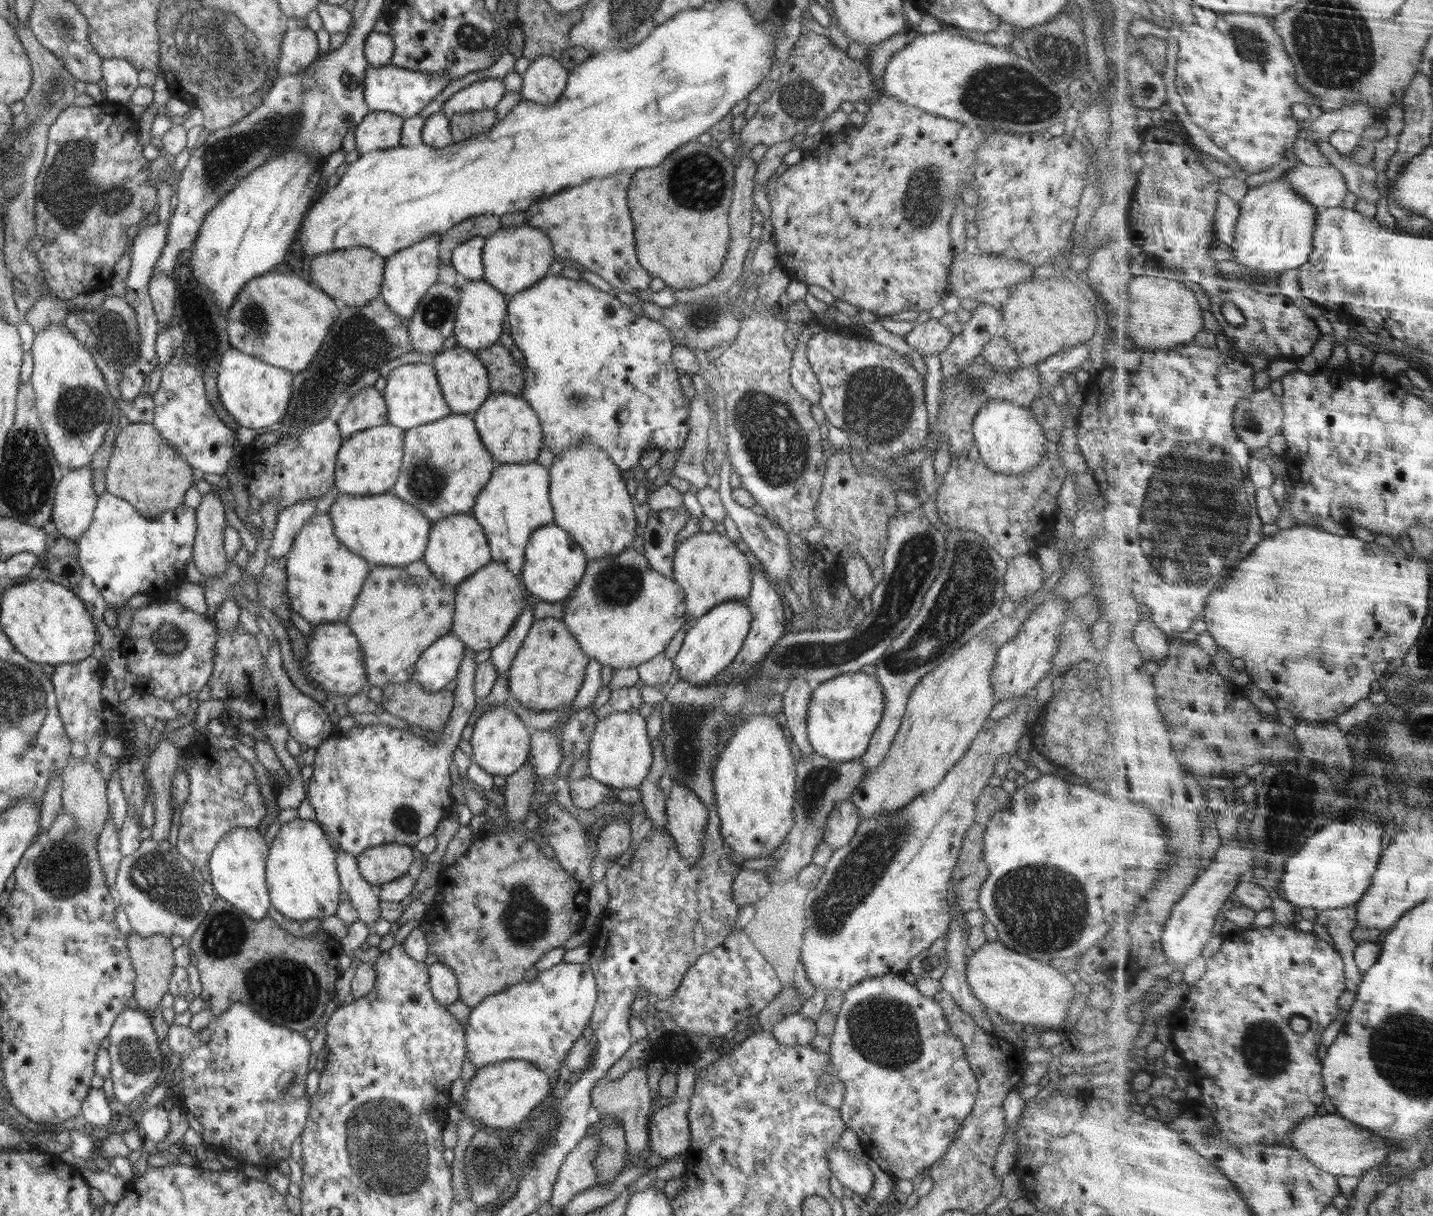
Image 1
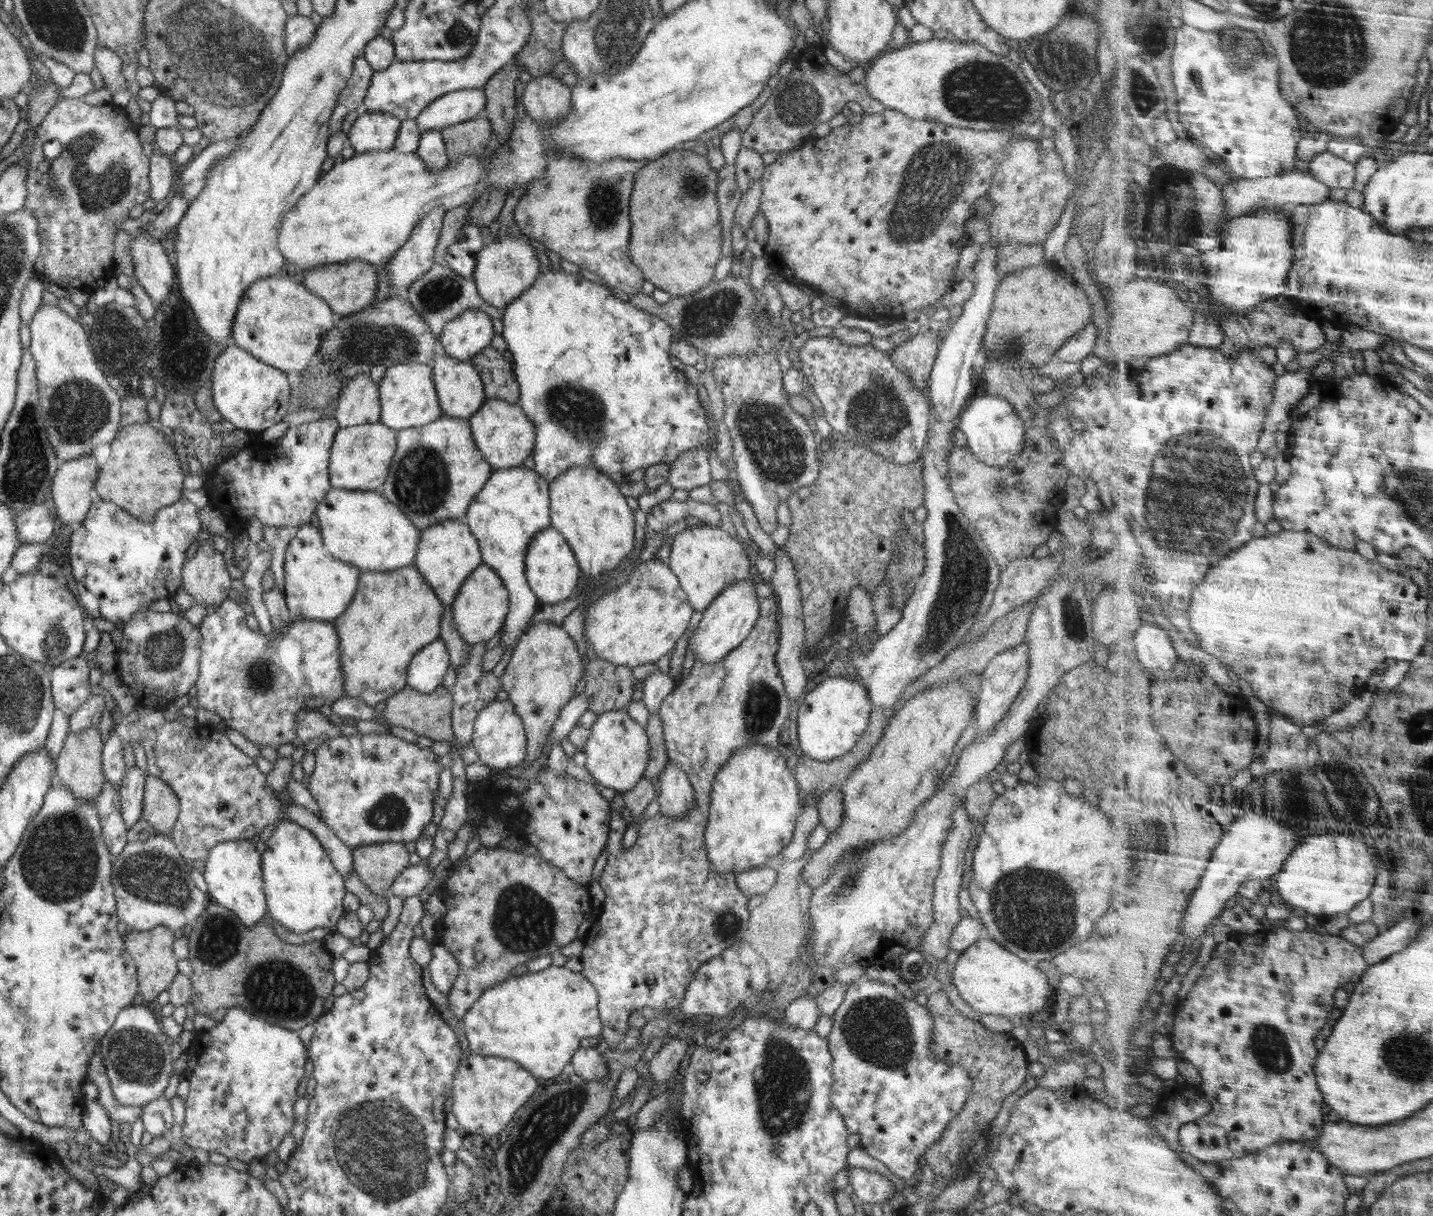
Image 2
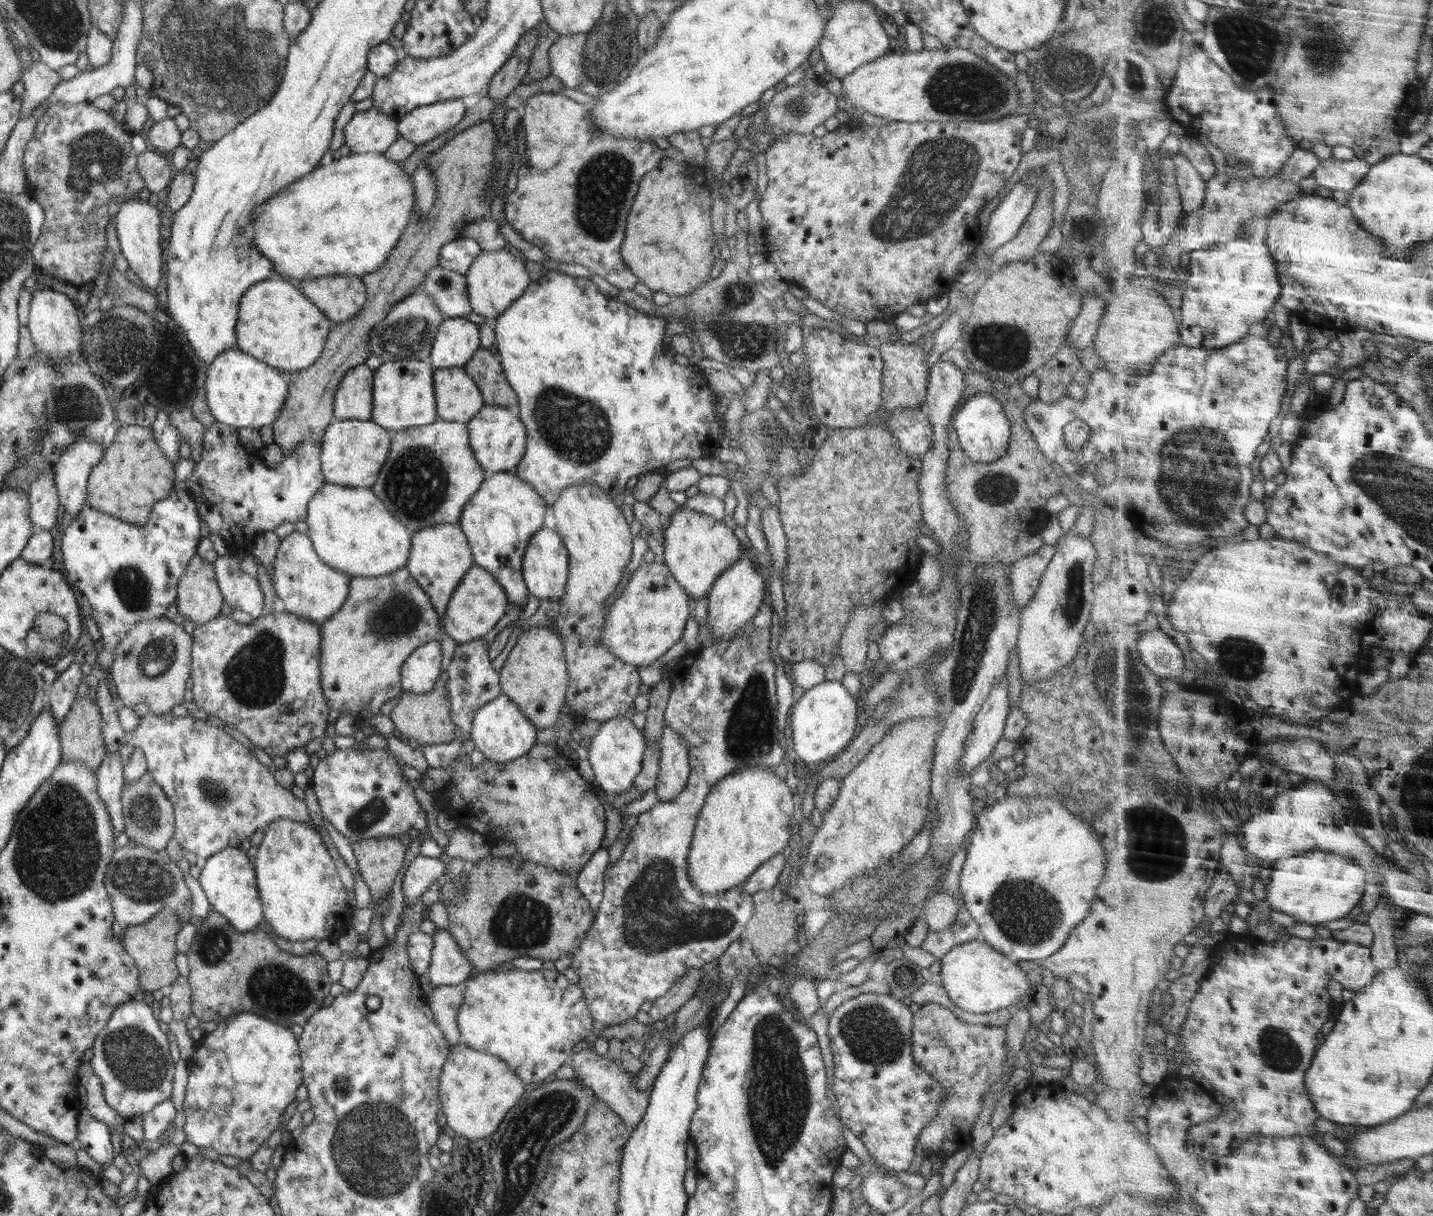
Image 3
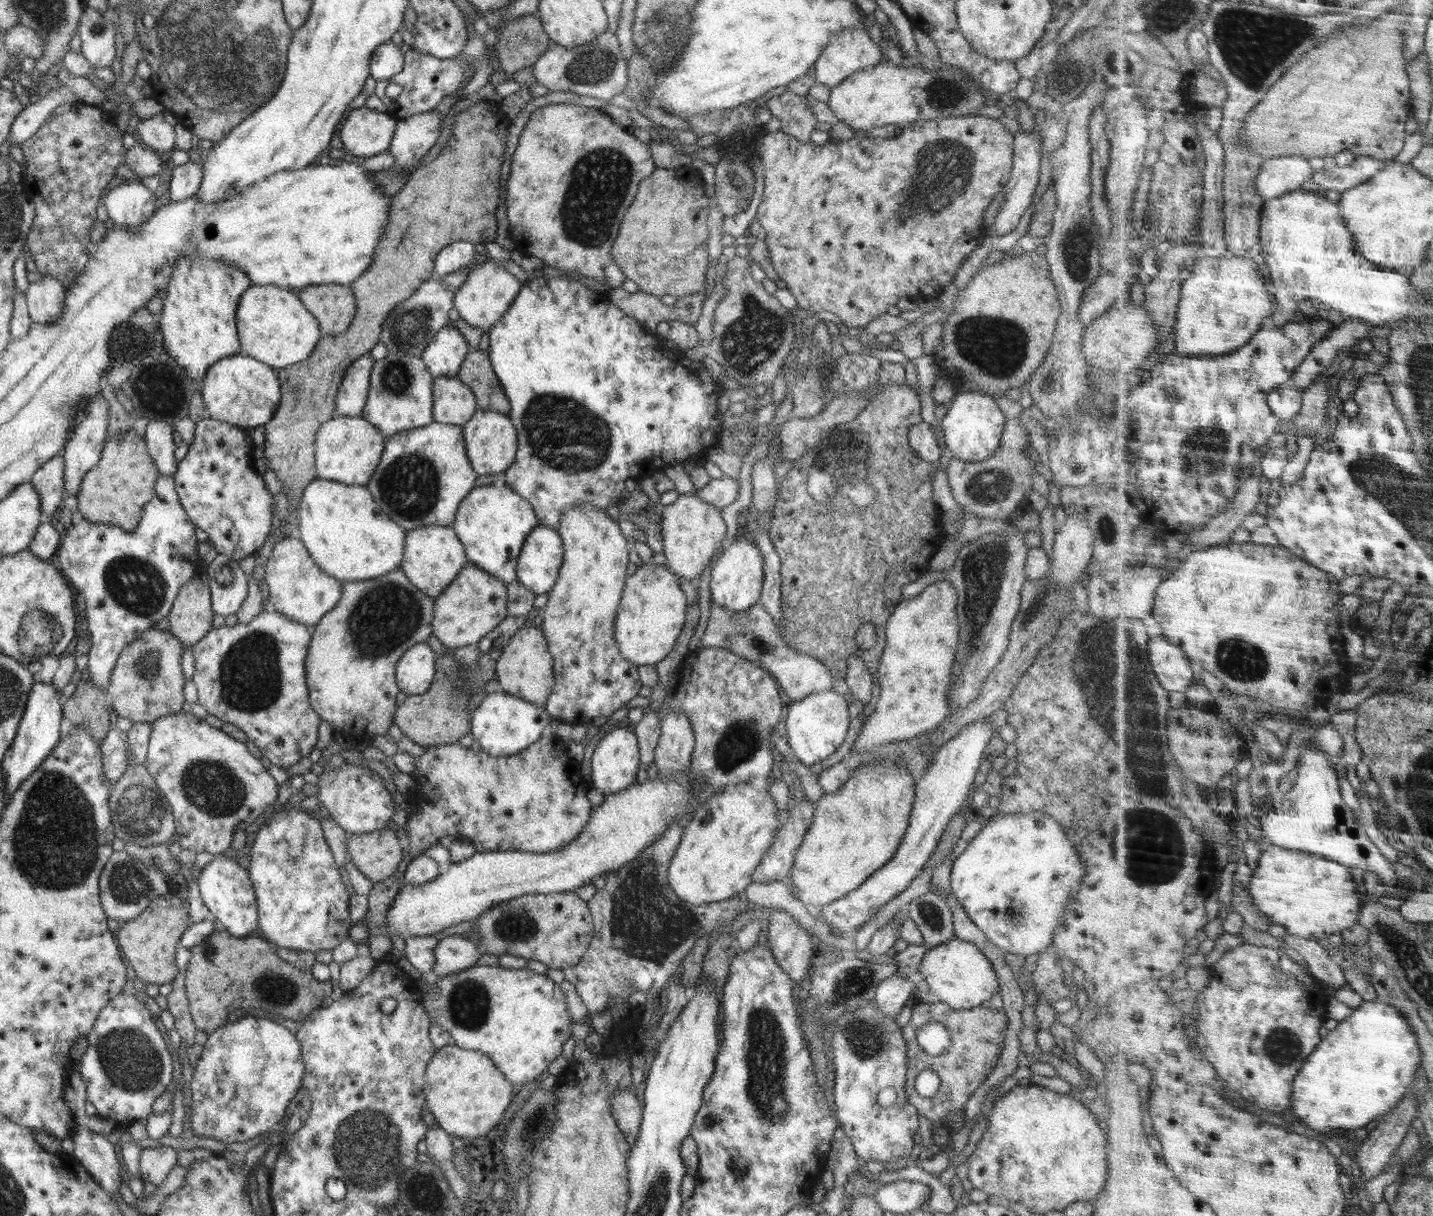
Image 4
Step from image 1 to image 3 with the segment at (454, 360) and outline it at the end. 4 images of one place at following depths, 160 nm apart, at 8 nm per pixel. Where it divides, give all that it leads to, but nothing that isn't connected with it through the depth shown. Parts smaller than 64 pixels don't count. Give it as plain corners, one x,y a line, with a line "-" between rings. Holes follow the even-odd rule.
462,367
436,368
433,379
439,419
468,423
485,405
477,384

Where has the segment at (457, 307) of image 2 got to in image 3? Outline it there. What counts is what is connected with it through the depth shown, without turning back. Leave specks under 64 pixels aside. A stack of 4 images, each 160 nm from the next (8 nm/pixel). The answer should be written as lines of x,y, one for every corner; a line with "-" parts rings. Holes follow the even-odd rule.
440,264
428,271
419,291
432,298
445,319
465,317
474,312
468,301
467,278
458,272
440,268

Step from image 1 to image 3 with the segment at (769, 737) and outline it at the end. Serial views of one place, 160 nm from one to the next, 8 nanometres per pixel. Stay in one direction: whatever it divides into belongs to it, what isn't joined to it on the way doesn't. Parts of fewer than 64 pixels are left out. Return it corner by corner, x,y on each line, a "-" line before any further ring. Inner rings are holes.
748,767
726,774
709,792
694,827
694,840
687,857
687,875
693,886
710,896
740,887
763,862
783,853
799,822
799,794
788,787
788,782
775,776
773,768

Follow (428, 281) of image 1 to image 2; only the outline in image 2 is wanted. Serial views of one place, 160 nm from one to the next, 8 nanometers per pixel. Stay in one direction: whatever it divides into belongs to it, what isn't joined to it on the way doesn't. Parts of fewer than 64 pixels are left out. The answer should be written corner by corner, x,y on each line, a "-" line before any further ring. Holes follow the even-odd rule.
434,207
430,209
426,215
422,216
421,221
415,224
411,230
408,240
395,252
393,257
387,262
385,268
387,270
389,281
391,282
390,290
392,297
405,298
406,292
410,285
429,268
432,268
436,262
435,248
443,227
443,218
445,212
442,207

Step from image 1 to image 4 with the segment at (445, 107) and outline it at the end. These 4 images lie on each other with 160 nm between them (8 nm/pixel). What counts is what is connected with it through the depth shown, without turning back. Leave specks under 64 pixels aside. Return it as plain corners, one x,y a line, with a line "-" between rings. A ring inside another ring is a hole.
433,109
411,116
404,120
397,121
397,125
389,146
389,151
395,158
394,167
398,172
401,170
414,170
419,162
428,154
428,151
436,144
443,126
448,122
445,116
443,119
440,113
434,113

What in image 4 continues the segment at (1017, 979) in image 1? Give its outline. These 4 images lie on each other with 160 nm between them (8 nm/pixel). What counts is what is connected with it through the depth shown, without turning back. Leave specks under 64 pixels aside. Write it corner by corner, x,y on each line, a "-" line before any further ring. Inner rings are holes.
954,938
938,946
926,948
921,964
922,968
919,970
924,975
930,994
937,997
937,1003
945,1003
948,1007
956,1010
966,1010
984,1005
989,1002
995,992
1001,989
990,961
978,950
975,944
962,939

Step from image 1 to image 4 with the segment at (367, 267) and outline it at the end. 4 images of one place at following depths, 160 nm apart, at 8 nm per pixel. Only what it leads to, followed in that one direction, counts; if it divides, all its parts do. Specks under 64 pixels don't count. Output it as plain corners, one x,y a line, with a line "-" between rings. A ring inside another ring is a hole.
318,284
296,291
298,299
320,325
321,337
344,333
356,314
356,296
351,285

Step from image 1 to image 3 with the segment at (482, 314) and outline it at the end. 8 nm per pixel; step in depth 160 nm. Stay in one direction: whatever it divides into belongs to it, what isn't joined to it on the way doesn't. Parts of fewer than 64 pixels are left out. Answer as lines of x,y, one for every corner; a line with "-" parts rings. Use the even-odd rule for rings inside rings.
464,317
445,319
432,345
431,366
433,369
463,368
480,348
478,325

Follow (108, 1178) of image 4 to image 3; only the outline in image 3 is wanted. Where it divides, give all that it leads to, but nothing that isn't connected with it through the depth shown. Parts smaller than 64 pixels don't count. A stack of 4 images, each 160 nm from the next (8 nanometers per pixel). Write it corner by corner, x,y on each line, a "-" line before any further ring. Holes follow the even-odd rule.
86,1109
79,1114
77,1127
77,1140
98,1164
113,1162
109,1125
90,1116

